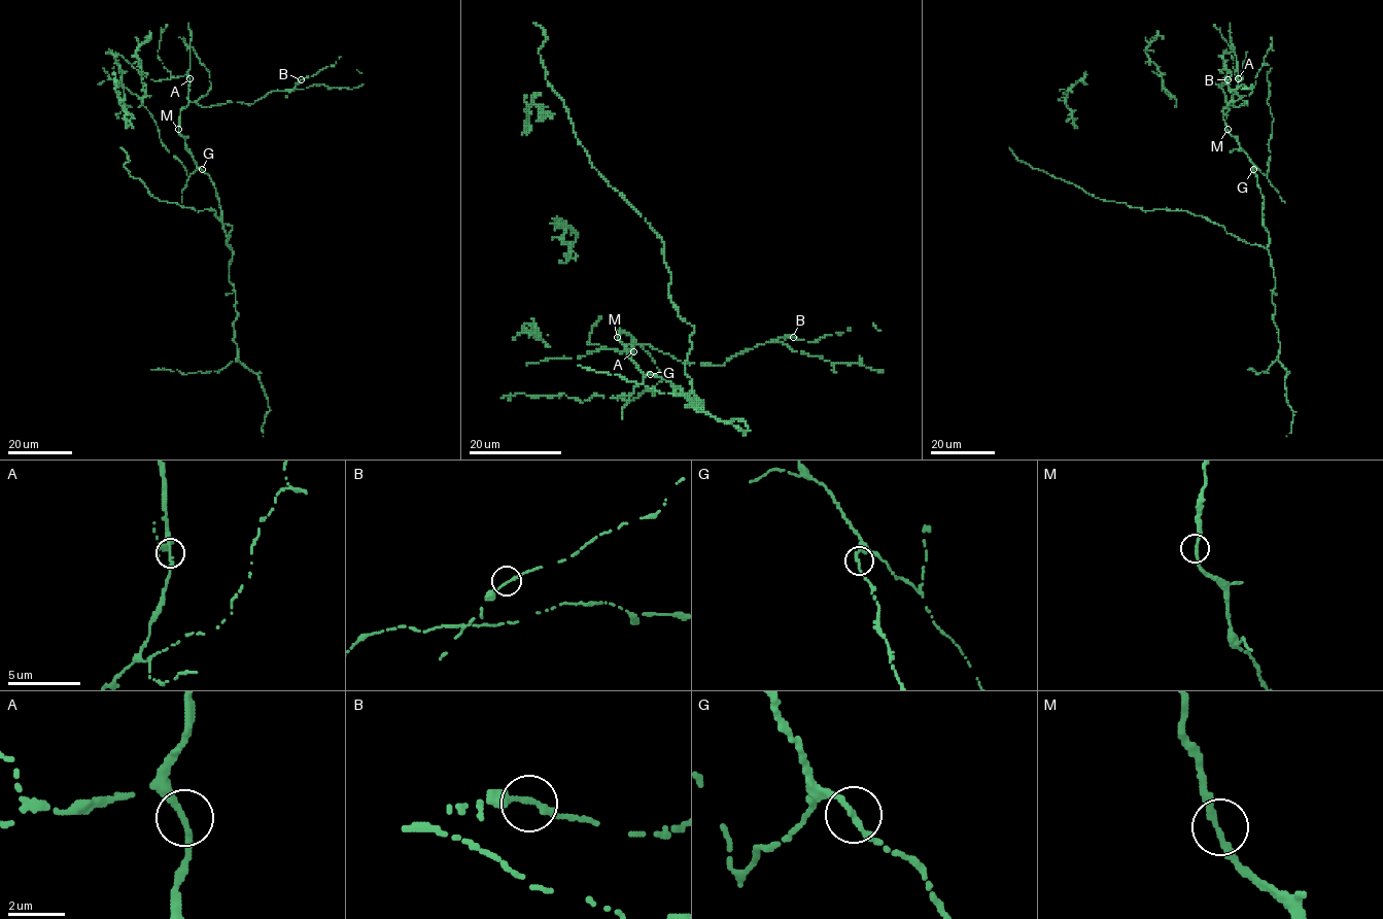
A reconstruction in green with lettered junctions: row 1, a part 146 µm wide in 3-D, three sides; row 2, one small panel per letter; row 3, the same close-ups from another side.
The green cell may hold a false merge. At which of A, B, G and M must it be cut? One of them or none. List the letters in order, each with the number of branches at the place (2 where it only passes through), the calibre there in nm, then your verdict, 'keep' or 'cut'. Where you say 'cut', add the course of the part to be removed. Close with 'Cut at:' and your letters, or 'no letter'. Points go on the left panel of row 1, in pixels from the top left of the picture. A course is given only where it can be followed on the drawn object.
A: 2 | 240 nm | keep
B: 2 | 200 nm | keep
G: 2 | 220 nm | keep
M: 2 | 240 nm | keep
Cut at: no letter

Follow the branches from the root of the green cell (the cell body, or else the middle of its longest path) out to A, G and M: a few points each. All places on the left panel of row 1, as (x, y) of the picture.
A: (225, 231), (213, 181), (197, 166), (185, 147), (185, 139), (179, 132), (180, 109), (188, 103), (189, 78)
G: (225, 231), (215, 188), (202, 170)
M: (225, 231), (213, 181), (197, 166), (178, 129)

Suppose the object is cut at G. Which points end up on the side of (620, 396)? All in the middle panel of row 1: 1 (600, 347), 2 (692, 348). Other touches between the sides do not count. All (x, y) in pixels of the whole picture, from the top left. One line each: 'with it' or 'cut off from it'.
1: with it
2: cut off from it

